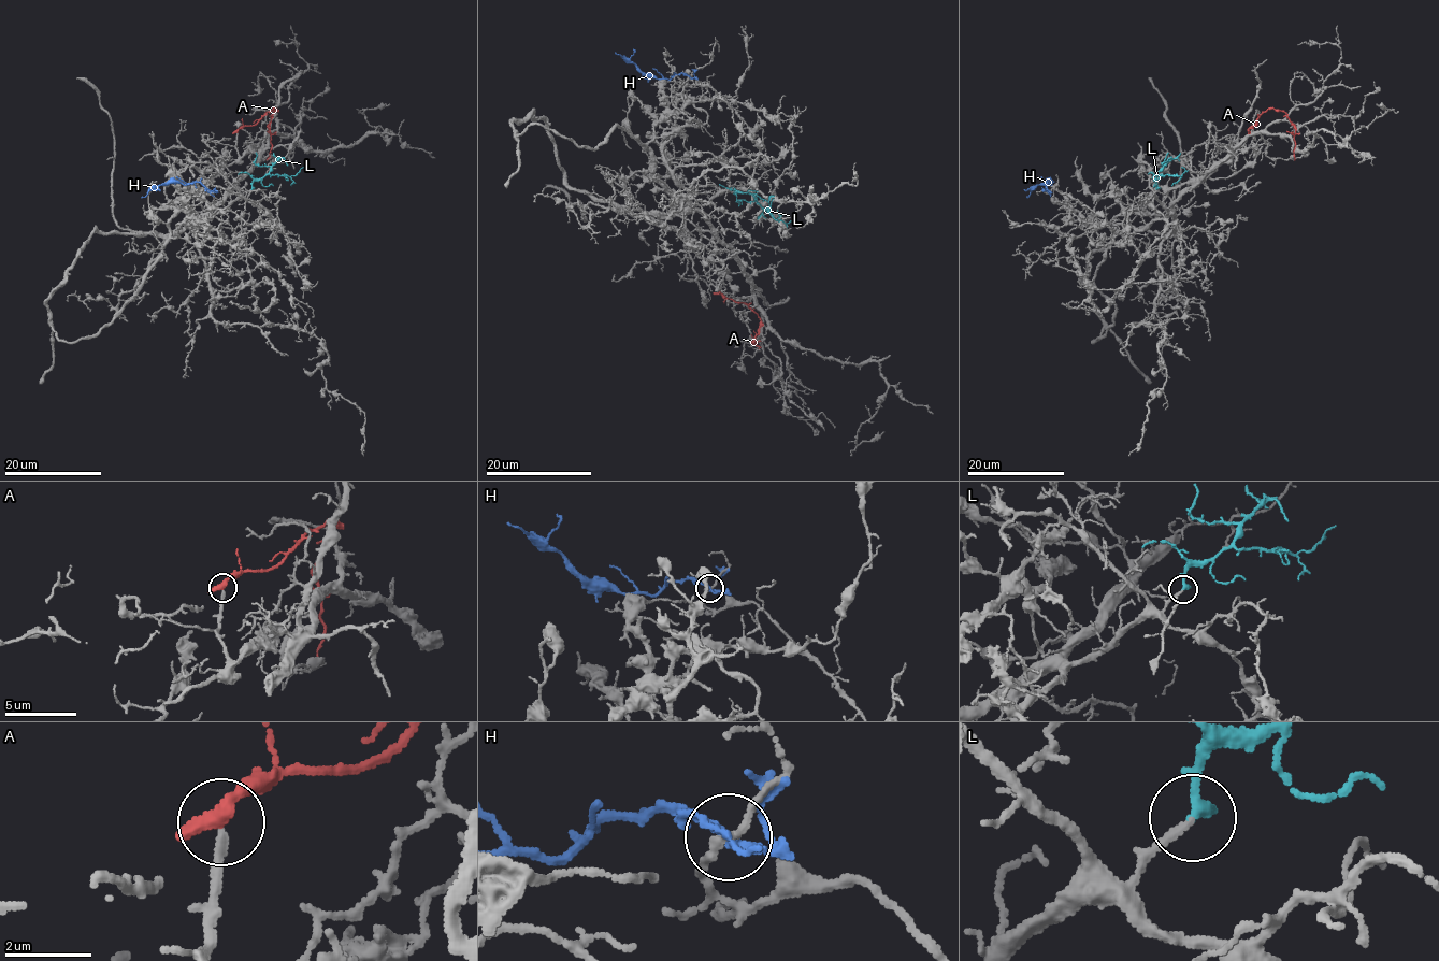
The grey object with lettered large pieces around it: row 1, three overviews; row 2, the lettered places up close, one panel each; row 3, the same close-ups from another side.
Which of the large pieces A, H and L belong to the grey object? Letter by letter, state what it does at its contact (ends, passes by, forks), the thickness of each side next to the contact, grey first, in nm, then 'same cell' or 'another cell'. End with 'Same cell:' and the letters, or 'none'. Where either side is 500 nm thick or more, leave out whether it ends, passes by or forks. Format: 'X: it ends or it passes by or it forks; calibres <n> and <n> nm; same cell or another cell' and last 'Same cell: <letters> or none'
A: it ends; calibres 180 and 480 nm; another cell
H: it forks; calibres 160 and 150 nm; another cell
L: it ends; calibres 170 and 280 nm; same cell
Same cell: L

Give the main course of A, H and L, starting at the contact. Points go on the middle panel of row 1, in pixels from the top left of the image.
A: (718, 293), (745, 302), (758, 316), (760, 328), (757, 343), (750, 342)
H: (689, 76), (646, 76), (615, 53)
L: (734, 192), (758, 195), (770, 204), (770, 213), (775, 218), (786, 224), (790, 220)

